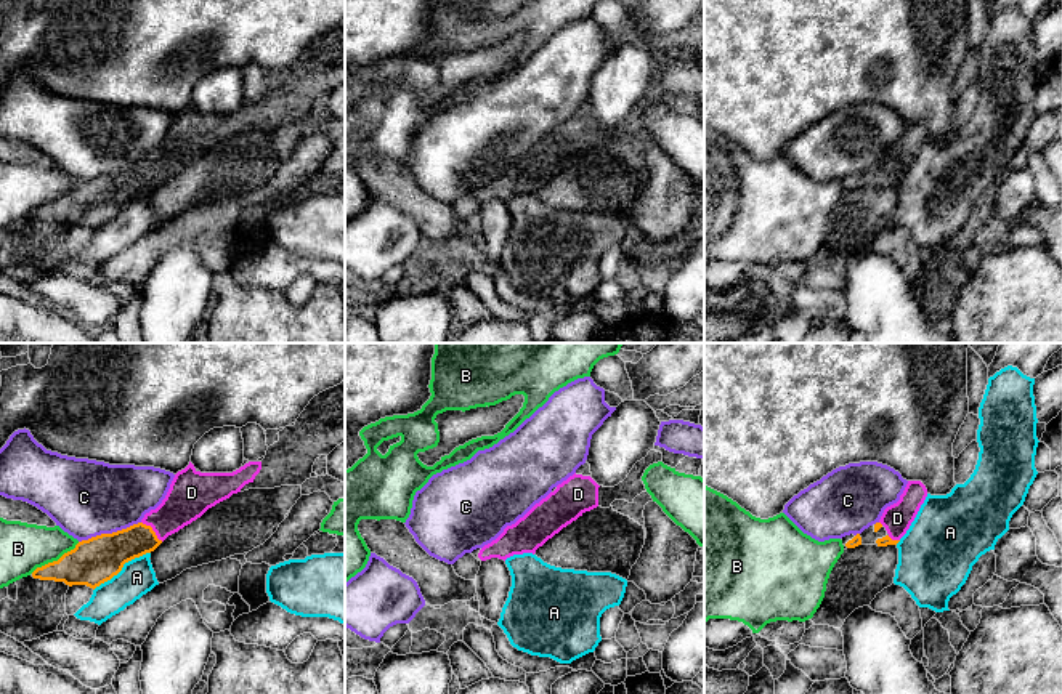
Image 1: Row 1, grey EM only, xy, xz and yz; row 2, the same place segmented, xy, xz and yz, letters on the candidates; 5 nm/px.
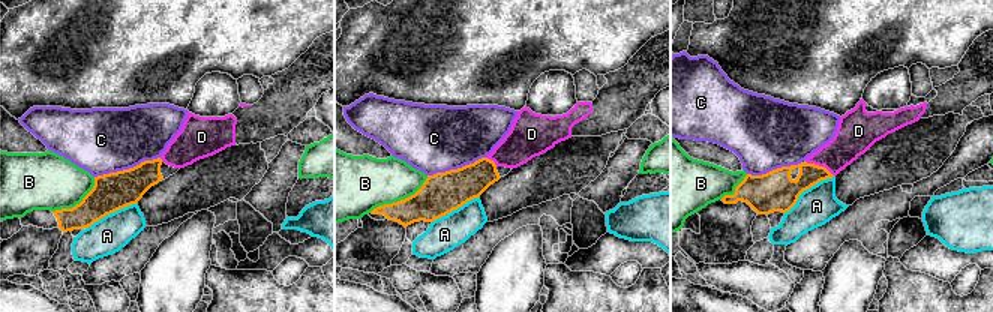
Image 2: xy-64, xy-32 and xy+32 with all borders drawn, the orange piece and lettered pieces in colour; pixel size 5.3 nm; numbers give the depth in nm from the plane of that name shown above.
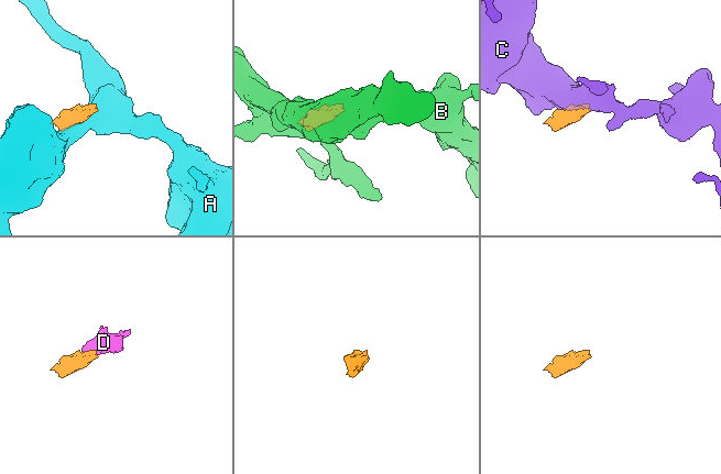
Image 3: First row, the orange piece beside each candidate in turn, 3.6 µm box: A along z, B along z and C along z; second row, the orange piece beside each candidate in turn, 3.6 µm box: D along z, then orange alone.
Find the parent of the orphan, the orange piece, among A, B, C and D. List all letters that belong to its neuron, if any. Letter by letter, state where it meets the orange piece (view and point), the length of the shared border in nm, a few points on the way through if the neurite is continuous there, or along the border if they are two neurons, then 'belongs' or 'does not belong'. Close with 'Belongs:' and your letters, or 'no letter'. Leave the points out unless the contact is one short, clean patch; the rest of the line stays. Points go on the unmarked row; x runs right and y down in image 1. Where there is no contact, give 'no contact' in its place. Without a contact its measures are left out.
A: meets orange in xy at (122, 207); contact 340 nm long; does not belong
B: meets orange in xy at (55, 202); contact 300 nm long; does not belong
C: meets orange in xy at (109, 175); contact 320 nm long; does not belong
D: meets orange in xy at (153, 172); contact 150 nm long; runs through xy (108, 193), (141, 180), (153, 172), (190, 138); belongs
Belongs: D

